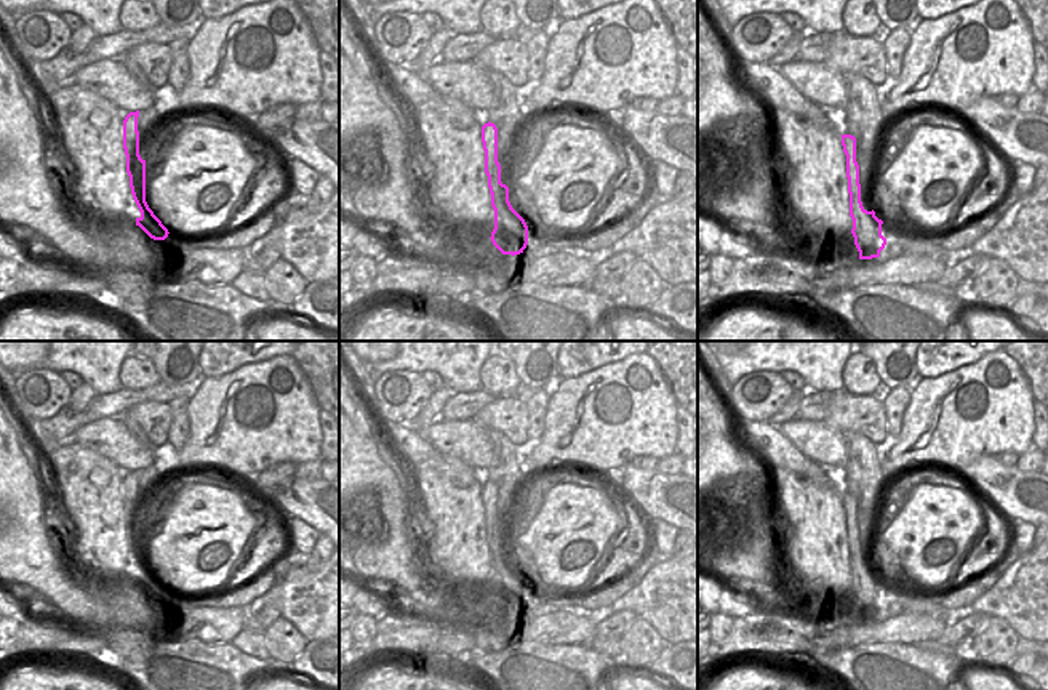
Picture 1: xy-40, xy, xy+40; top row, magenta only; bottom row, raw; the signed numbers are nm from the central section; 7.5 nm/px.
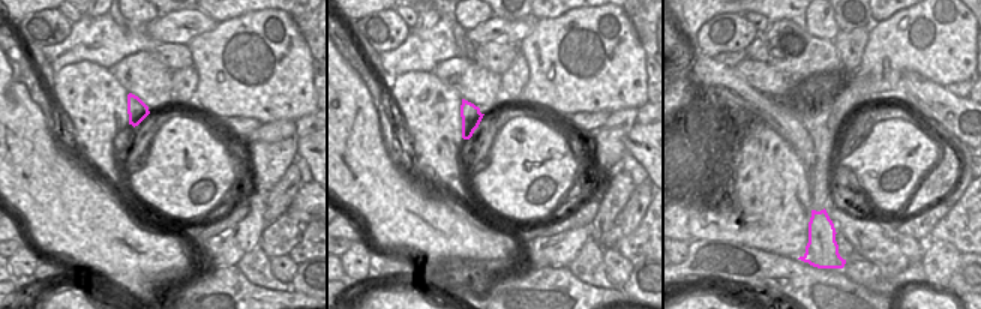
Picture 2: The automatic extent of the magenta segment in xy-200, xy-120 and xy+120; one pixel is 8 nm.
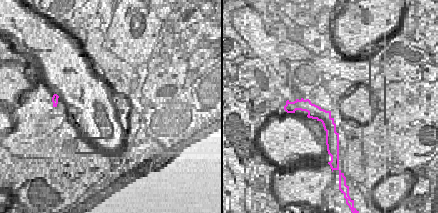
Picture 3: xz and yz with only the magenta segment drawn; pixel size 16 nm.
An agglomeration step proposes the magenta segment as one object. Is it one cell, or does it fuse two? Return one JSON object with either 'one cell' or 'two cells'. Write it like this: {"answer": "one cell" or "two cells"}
{"answer": "one cell"}

